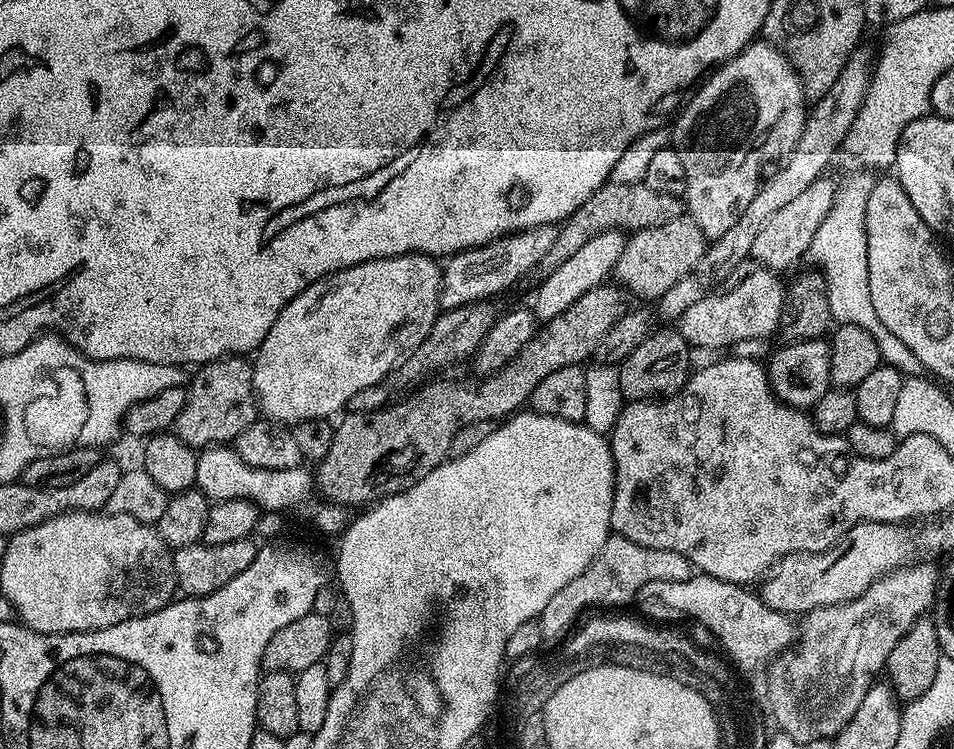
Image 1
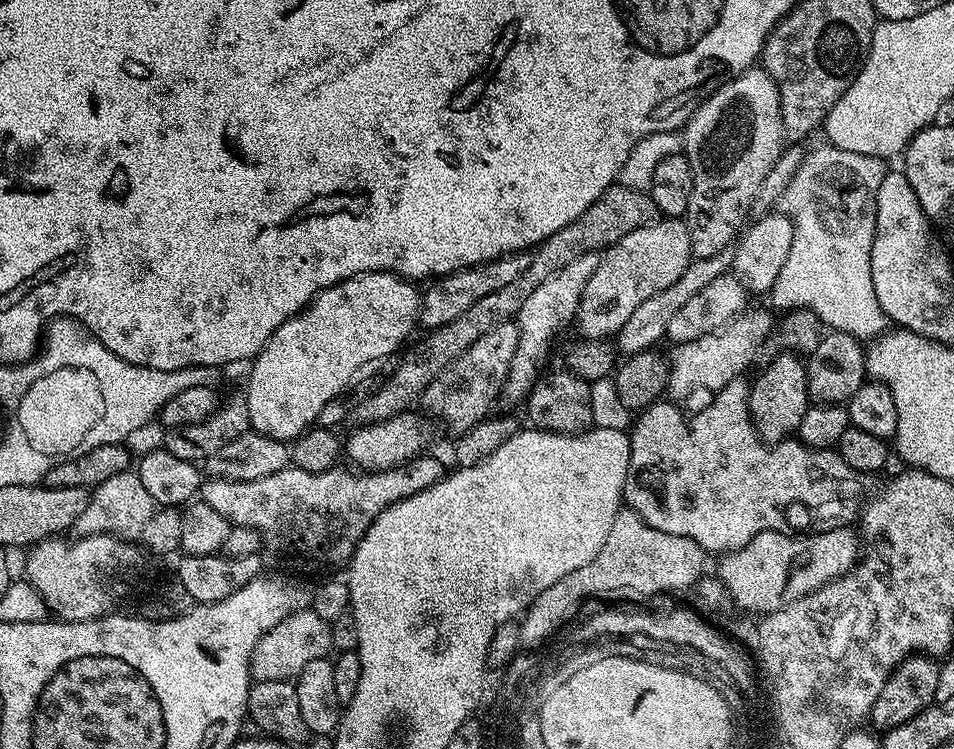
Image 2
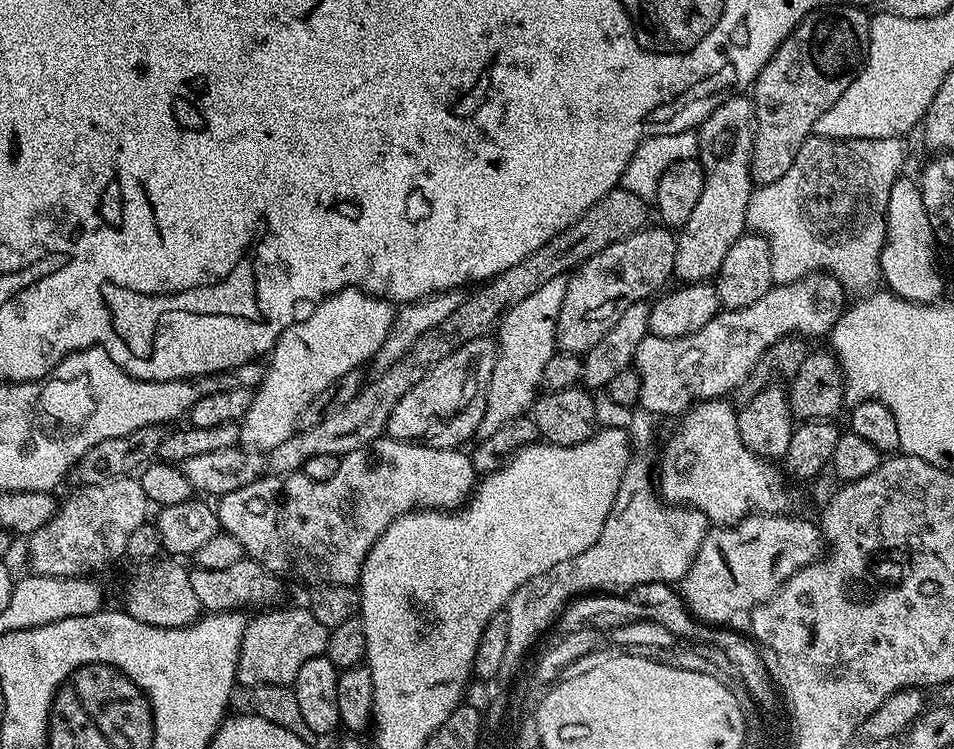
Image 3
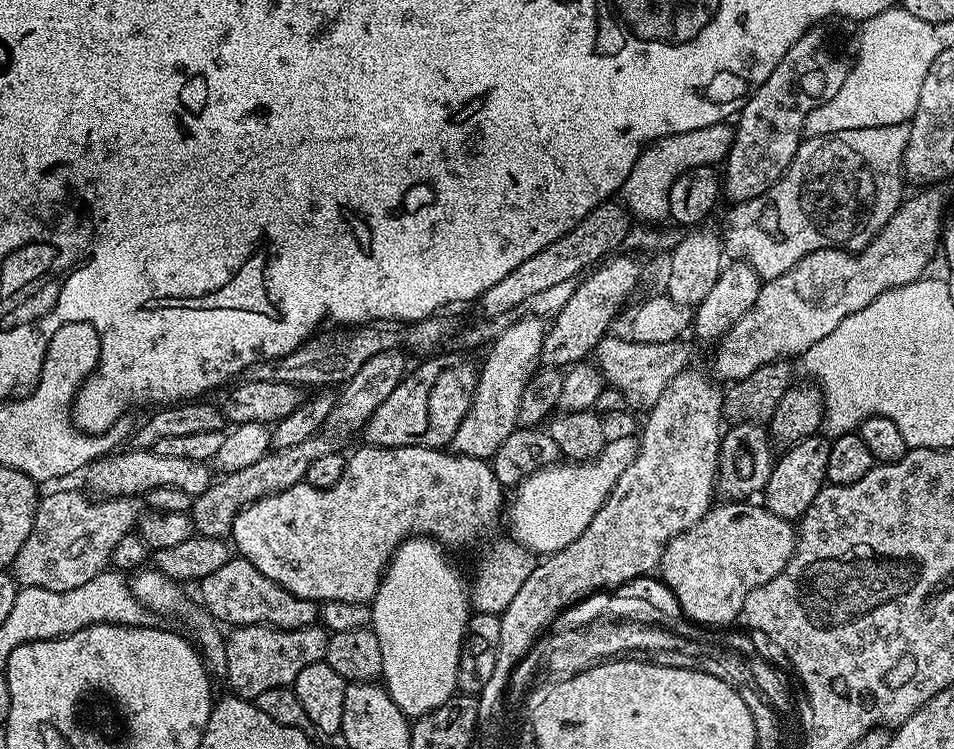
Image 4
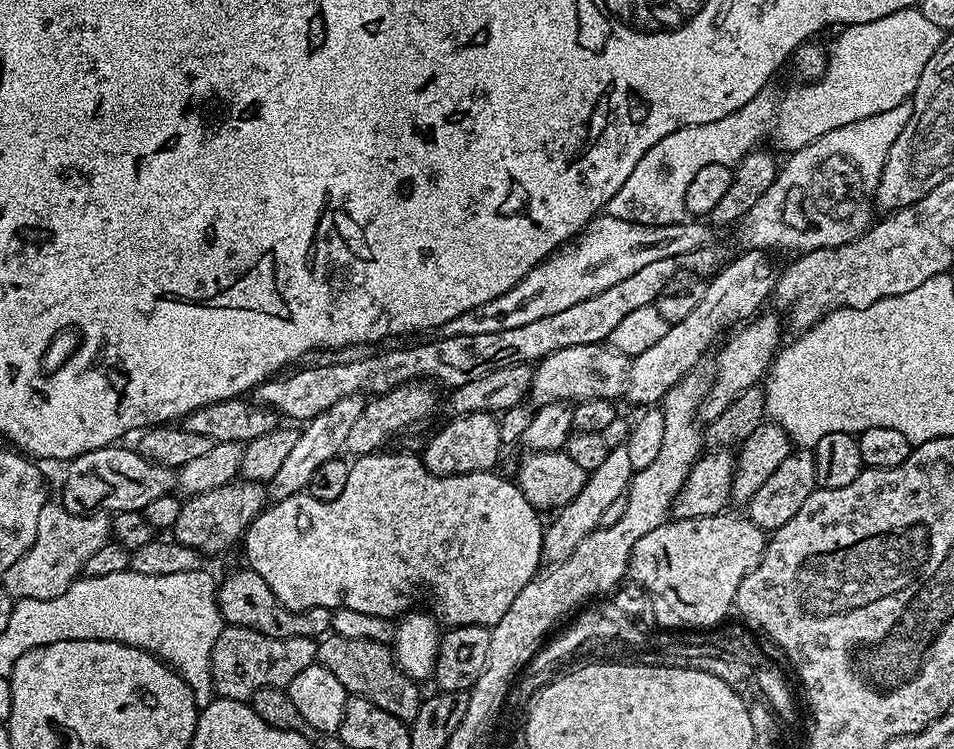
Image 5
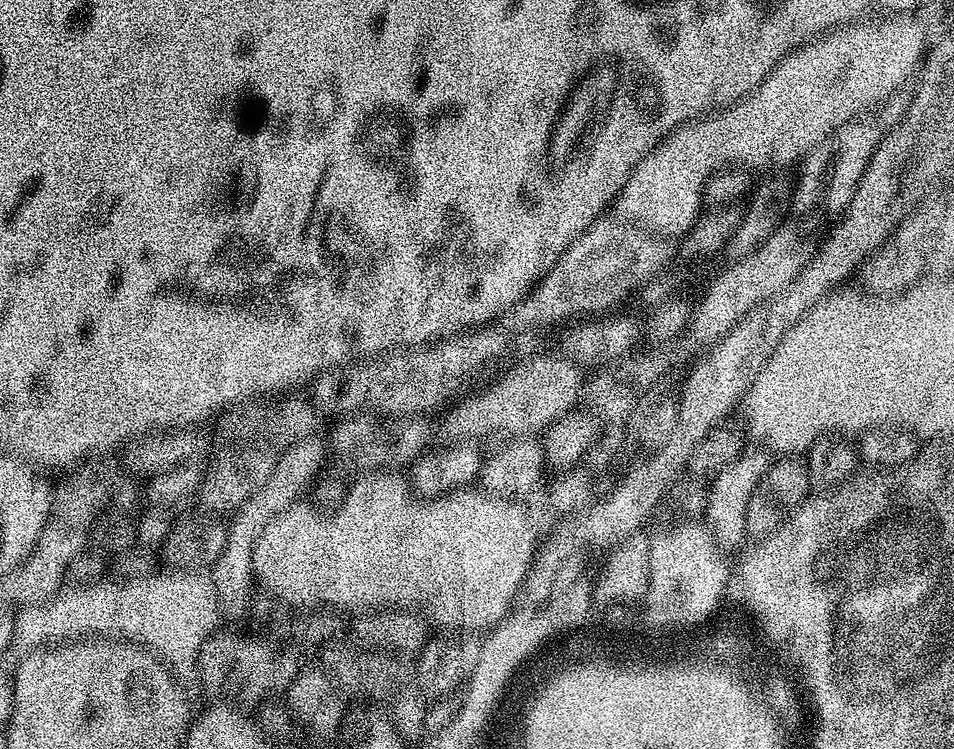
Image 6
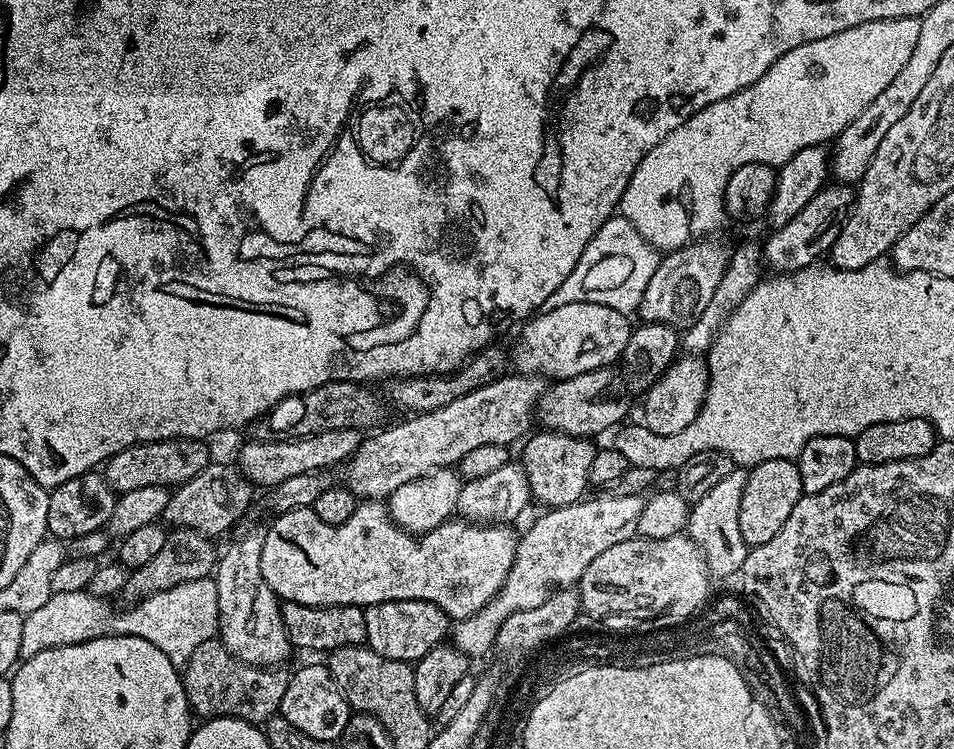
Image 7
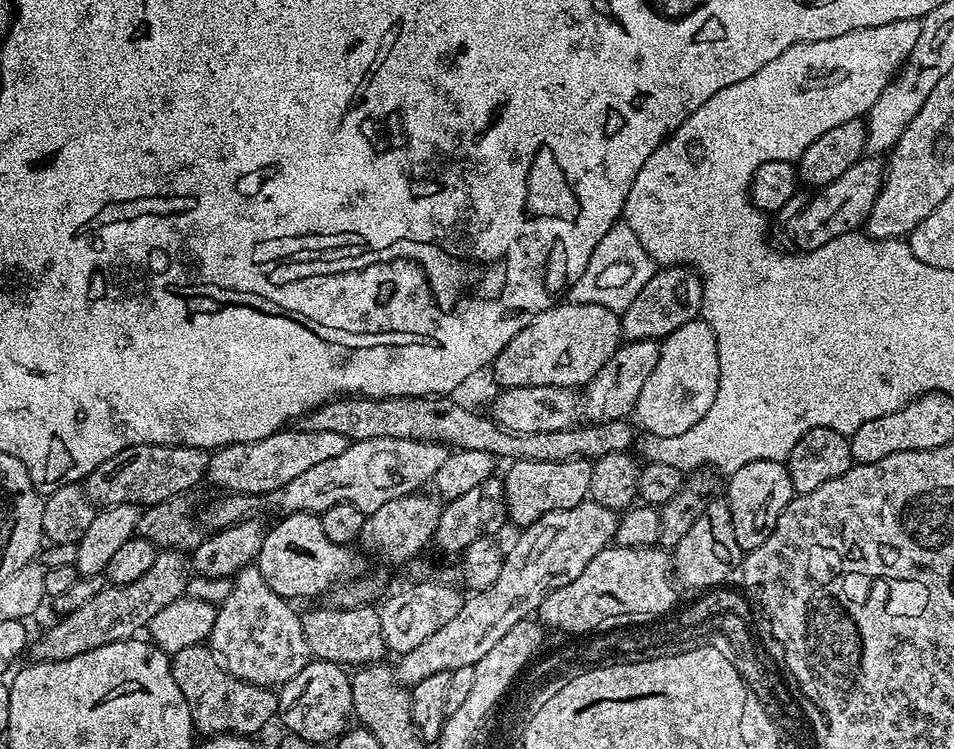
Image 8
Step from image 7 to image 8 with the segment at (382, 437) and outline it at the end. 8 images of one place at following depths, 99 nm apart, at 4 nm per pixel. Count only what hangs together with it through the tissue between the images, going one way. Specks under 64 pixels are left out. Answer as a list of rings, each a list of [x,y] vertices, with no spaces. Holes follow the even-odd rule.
[[[370,438],[369,440],[353,440],[342,454],[329,458],[327,462],[306,470],[298,478],[294,478],[286,486],[268,493],[266,503],[272,512],[287,514],[289,512],[310,512],[319,514],[330,510],[330,506],[353,504],[365,514],[378,510],[386,502],[394,502],[394,498],[408,496],[412,492],[420,492],[423,484],[432,482],[436,472],[441,469],[442,462],[449,455],[449,449],[434,440],[399,440],[398,438]]]

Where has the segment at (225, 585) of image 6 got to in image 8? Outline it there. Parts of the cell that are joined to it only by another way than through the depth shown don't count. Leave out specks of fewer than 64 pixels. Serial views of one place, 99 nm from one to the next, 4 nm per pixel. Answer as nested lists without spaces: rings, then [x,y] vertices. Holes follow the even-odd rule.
[[[249,566],[237,572],[231,584],[228,597],[219,601],[214,630],[207,639],[216,659],[239,680],[270,689],[289,684],[313,659],[310,646],[306,646],[306,633],[302,631],[301,613],[270,590],[259,567]]]

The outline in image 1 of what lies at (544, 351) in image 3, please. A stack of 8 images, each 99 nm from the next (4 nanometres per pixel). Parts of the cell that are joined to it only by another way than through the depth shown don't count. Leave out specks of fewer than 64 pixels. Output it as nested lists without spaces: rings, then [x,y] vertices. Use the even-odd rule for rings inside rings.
[[[608,230],[606,234],[598,234],[598,238],[590,238],[586,246],[579,248],[567,262],[562,262],[558,270],[551,272],[549,276],[543,277],[539,282],[540,289],[536,292],[536,301],[530,304],[536,313],[537,321],[547,322],[553,320],[562,310],[570,310],[586,290],[594,290],[598,285],[605,283],[615,273],[616,263],[624,253],[625,233]]]

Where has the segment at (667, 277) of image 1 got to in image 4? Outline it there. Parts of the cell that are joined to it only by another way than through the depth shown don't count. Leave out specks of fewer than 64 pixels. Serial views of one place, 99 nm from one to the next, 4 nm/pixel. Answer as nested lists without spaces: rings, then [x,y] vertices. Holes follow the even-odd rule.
[[[613,255],[595,265],[573,287],[566,306],[562,306],[562,310],[554,317],[547,329],[539,359],[543,367],[564,370],[573,364],[587,361],[595,351],[596,343],[611,329],[608,327],[611,326],[616,311],[619,310],[624,299],[635,290],[636,283],[640,280],[639,262],[632,256],[620,255]]]

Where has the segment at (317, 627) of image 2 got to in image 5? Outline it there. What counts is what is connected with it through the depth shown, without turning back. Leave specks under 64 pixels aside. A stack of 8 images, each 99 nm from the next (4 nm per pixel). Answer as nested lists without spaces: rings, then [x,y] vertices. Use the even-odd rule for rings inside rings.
[[[226,626],[222,630],[222,634],[218,634],[218,642],[214,642],[214,650],[212,651],[212,657],[210,658],[210,670],[212,671],[212,677],[214,678],[214,690],[217,697],[222,700],[242,700],[245,702],[251,701],[251,698],[255,692],[262,690],[263,688],[282,688],[287,689],[290,682],[294,682],[294,677],[297,674],[302,674],[302,670],[306,670],[306,666],[317,663],[317,641],[310,638],[270,638],[266,634],[262,634],[258,630],[250,630],[249,628],[233,628]]]

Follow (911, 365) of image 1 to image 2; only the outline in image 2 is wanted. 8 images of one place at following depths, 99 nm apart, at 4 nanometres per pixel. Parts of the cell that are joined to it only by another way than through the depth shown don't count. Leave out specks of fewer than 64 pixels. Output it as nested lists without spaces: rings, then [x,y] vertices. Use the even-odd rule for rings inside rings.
[[[825,143],[823,147],[814,149],[809,156],[807,153],[801,159],[792,180],[778,196],[779,211],[792,220],[794,242],[790,242],[790,254],[772,287],[771,307],[784,308],[780,310],[809,308],[825,329],[845,332],[861,342],[868,342],[883,336],[886,331],[886,317],[882,306],[878,306],[870,274],[870,250],[874,246],[876,229],[876,199],[886,165],[879,156],[854,154],[854,150],[842,150],[830,143]]]

